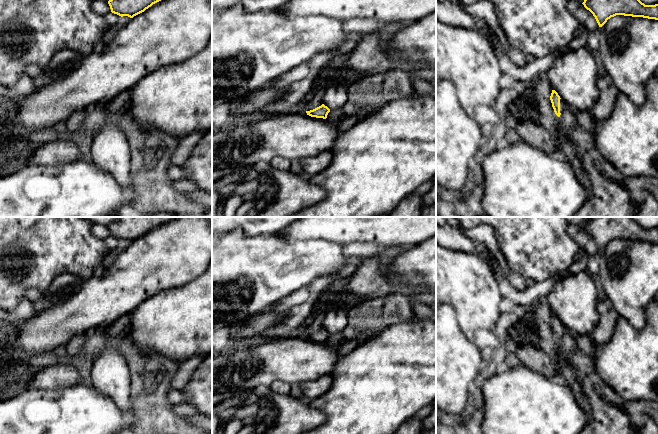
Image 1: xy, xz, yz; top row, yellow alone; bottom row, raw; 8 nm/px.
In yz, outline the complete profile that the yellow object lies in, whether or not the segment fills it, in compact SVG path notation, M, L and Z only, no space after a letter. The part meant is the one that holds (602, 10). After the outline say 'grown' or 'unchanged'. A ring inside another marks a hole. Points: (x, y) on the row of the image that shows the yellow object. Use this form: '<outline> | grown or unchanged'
M584 0L582 4L593 14L599 27L616 15L658 20L658 4L645 5L640 0Z | unchanged

